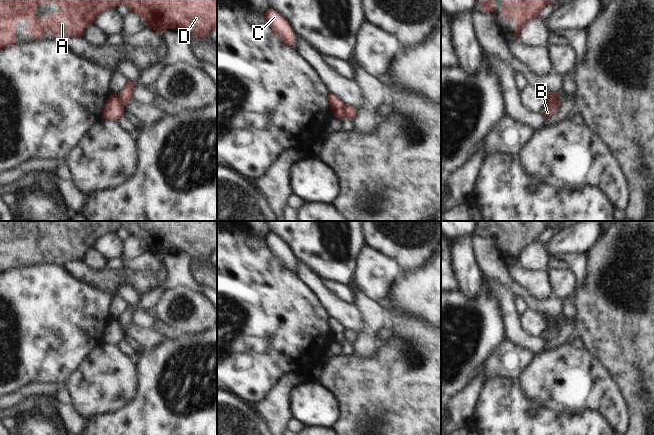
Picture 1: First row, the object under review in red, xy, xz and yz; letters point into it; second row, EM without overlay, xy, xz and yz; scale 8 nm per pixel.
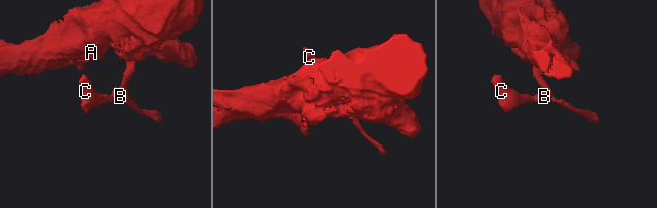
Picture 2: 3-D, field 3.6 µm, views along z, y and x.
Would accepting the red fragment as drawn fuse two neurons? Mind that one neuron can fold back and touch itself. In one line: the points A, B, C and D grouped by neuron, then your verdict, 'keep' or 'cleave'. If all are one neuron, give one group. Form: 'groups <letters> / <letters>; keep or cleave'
groups A D / B C; cleave

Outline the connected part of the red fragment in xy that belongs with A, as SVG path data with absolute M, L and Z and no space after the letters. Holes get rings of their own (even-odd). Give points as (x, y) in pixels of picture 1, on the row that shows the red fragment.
M0 0L0 49L17 43L17 20L29 20L25 31L32 33L30 38L45 39L48 31L58 38L63 35L82 37L85 29L95 18L108 9L115 9L119 4L125 5L129 12L141 15L147 27L154 31L164 32L166 29L182 28L194 37L208 37L217 25L217 0ZM55 3L58 12L43 18L36 17L38 6Z

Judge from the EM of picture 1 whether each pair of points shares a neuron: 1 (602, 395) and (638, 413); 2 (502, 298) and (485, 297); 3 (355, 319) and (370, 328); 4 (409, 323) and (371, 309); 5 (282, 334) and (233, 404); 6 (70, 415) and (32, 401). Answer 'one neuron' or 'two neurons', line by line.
1: two neurons
2: two neurons
3: two neurons
4: two neurons
5: two neurons
6: one neuron

